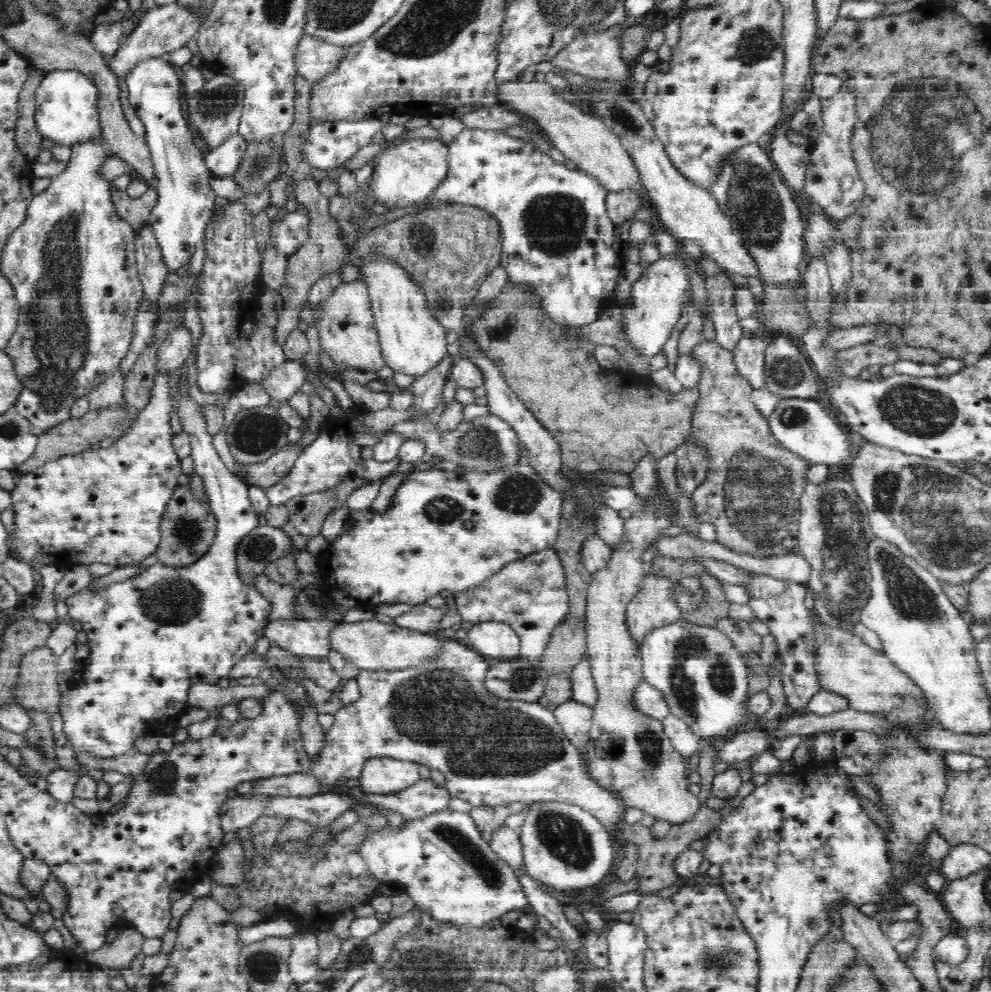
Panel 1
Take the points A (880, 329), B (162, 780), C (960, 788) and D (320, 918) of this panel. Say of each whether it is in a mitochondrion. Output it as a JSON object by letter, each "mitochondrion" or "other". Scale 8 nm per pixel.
{"A":"other","B":"mitochondrion","C":"other","D":"other"}

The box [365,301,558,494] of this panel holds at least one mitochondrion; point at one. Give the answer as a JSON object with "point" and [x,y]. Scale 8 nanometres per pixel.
{"point":[477,446]}

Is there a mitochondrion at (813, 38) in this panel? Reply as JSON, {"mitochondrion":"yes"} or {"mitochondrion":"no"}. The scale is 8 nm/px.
{"mitochondrion":"no"}

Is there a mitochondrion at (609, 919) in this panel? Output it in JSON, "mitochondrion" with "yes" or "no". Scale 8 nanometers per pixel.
{"mitochondrion":"no"}

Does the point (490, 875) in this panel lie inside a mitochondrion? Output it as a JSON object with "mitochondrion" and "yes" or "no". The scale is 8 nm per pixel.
{"mitochondrion":"yes"}

